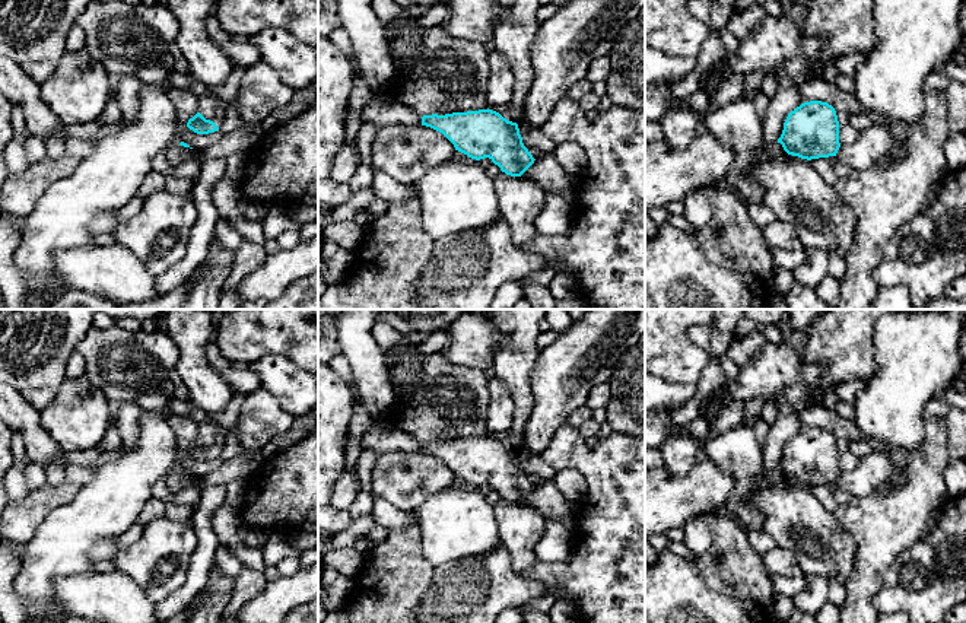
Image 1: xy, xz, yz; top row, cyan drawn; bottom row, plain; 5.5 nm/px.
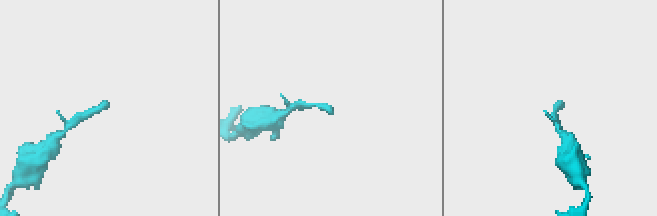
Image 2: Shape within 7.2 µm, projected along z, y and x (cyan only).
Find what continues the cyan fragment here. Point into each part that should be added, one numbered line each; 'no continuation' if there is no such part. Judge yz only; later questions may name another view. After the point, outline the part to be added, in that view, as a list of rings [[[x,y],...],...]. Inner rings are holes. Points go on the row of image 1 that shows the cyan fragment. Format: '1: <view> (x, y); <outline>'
no continuation

